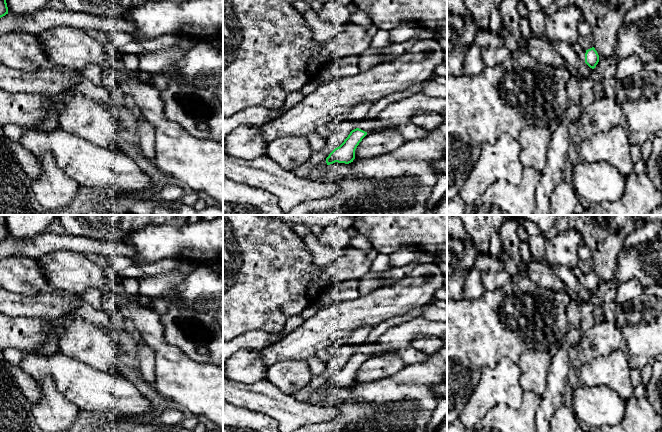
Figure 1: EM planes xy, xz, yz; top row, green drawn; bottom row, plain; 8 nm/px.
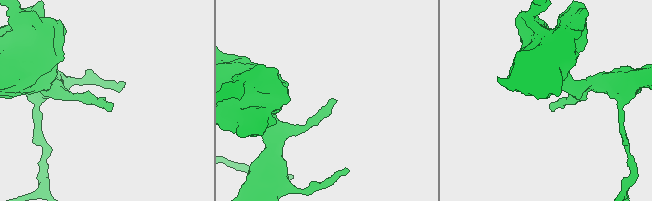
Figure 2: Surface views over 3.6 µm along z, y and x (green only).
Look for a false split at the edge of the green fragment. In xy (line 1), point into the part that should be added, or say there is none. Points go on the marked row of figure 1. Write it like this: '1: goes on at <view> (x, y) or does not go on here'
1: does not go on here

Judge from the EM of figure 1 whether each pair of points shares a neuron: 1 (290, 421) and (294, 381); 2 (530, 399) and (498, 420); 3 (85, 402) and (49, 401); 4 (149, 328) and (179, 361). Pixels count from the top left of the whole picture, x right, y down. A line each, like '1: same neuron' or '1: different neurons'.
1: different neurons
2: same neuron
3: different neurons
4: same neuron

